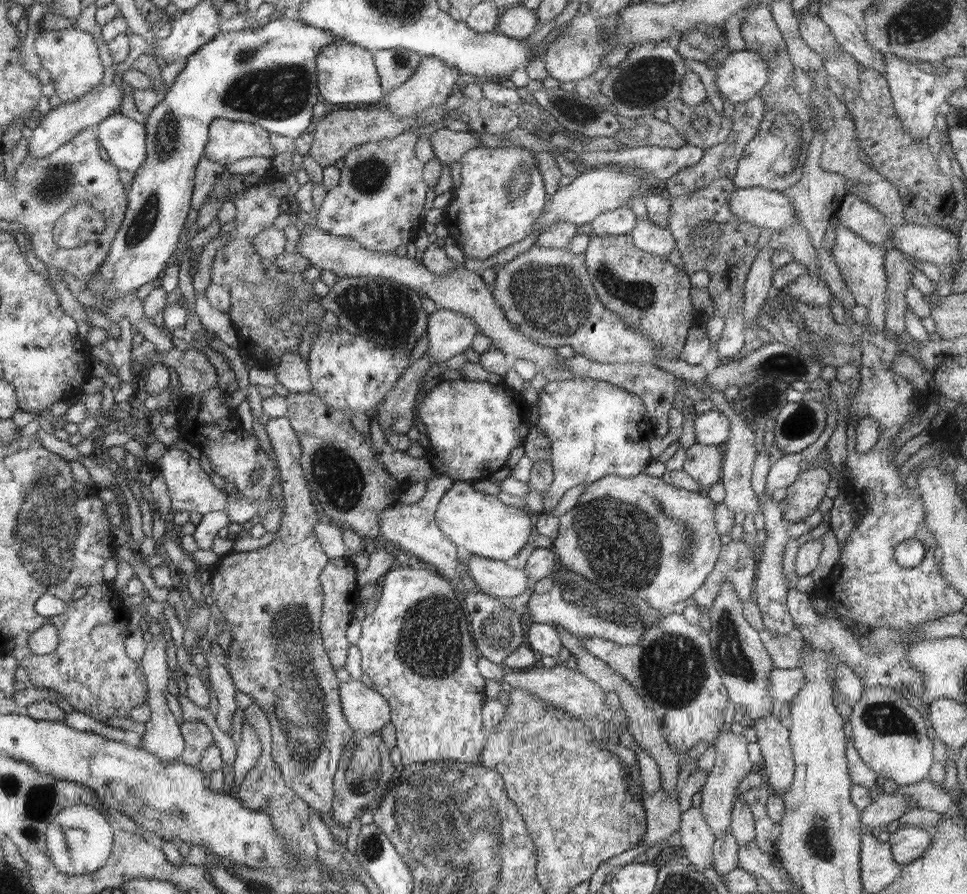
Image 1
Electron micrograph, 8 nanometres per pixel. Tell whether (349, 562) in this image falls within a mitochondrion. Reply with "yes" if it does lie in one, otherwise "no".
no

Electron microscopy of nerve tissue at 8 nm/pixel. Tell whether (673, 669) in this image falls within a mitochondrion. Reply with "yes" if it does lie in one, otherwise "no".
yes

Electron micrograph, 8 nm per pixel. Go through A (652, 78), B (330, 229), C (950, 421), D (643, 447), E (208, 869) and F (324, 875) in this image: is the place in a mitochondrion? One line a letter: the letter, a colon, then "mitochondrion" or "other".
A: mitochondrion
B: other
C: other
D: other
E: other
F: other

